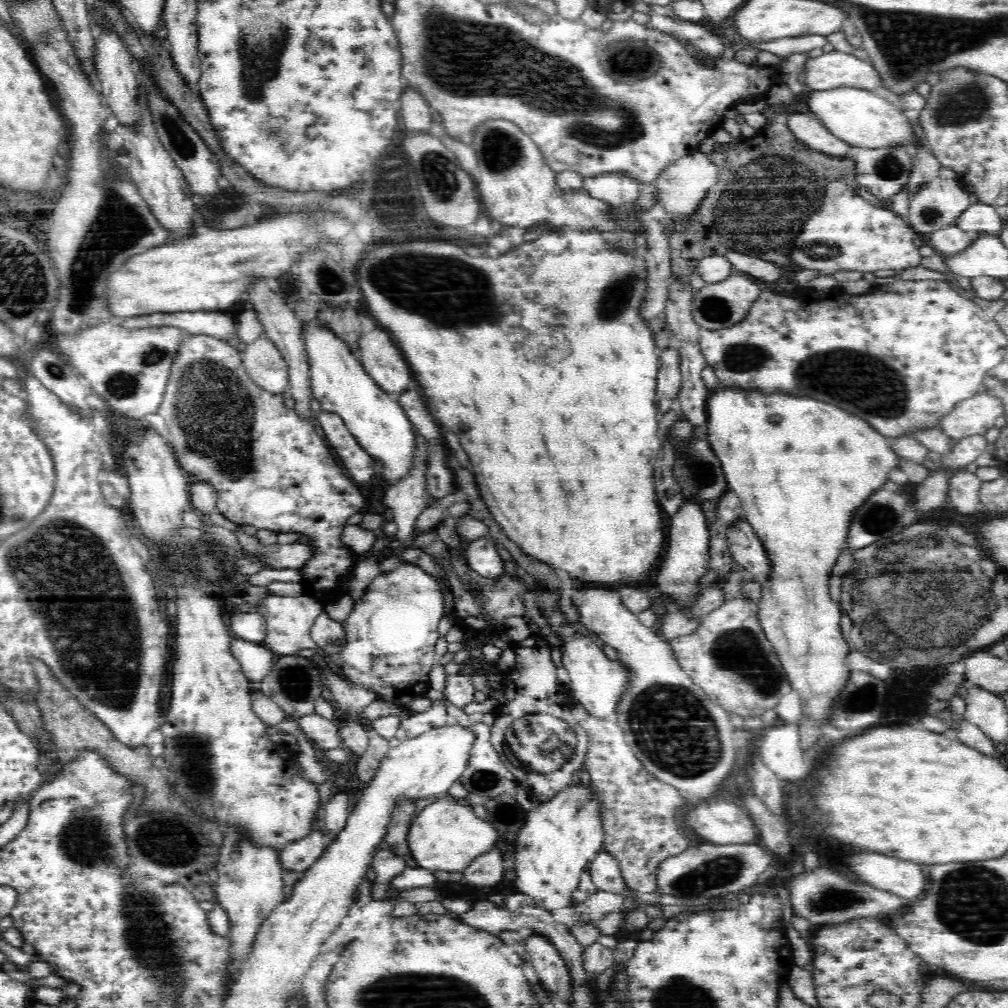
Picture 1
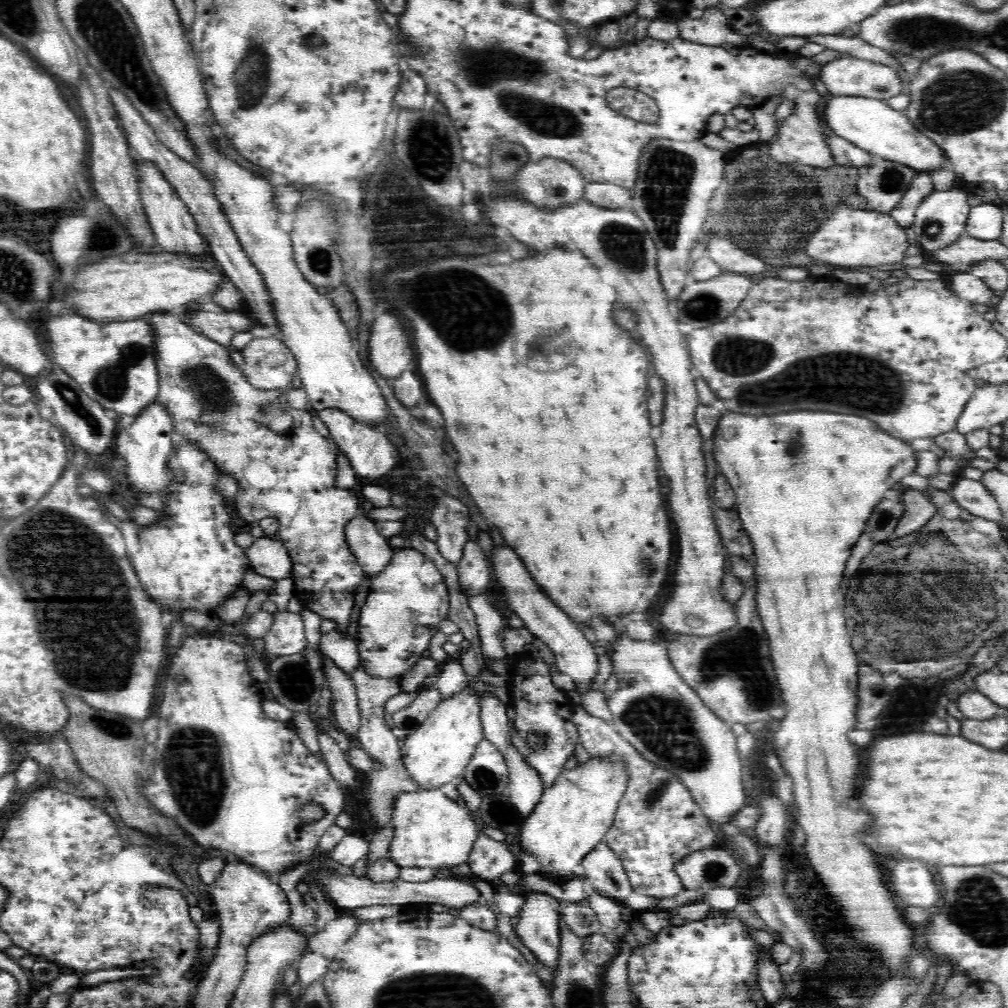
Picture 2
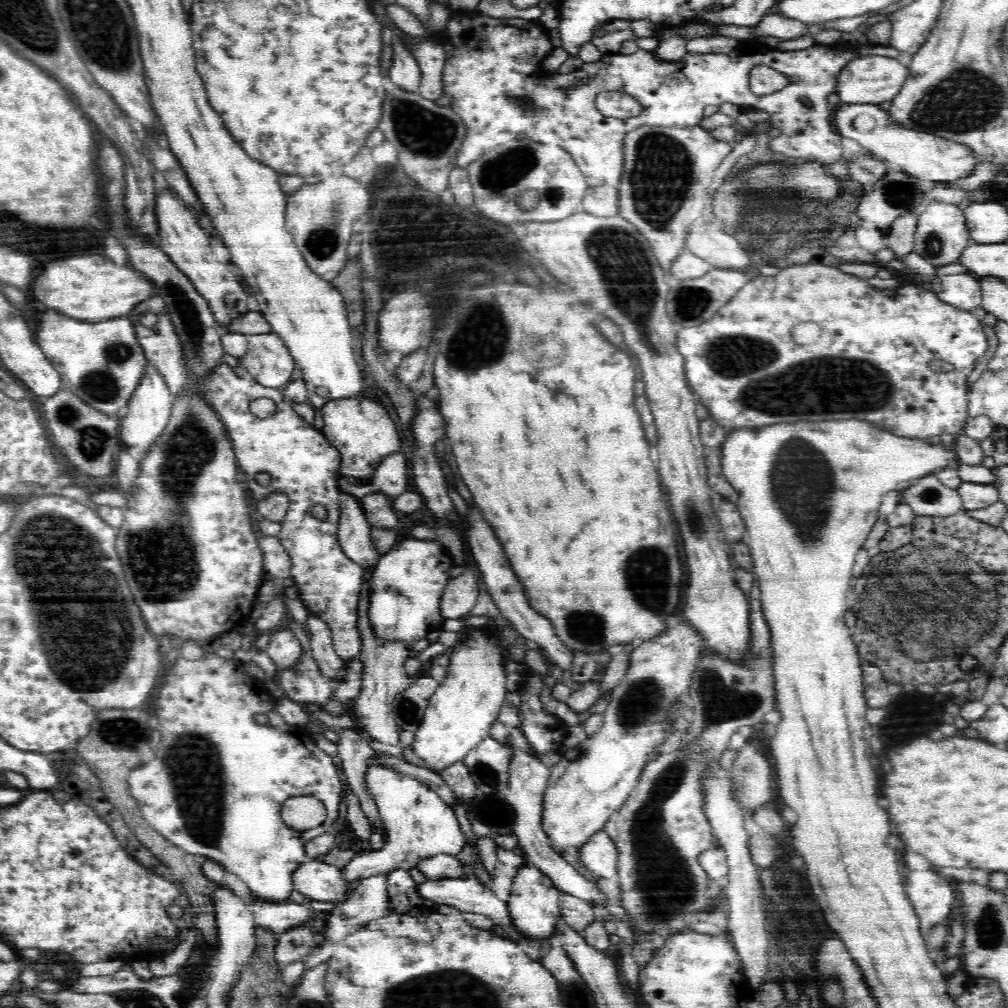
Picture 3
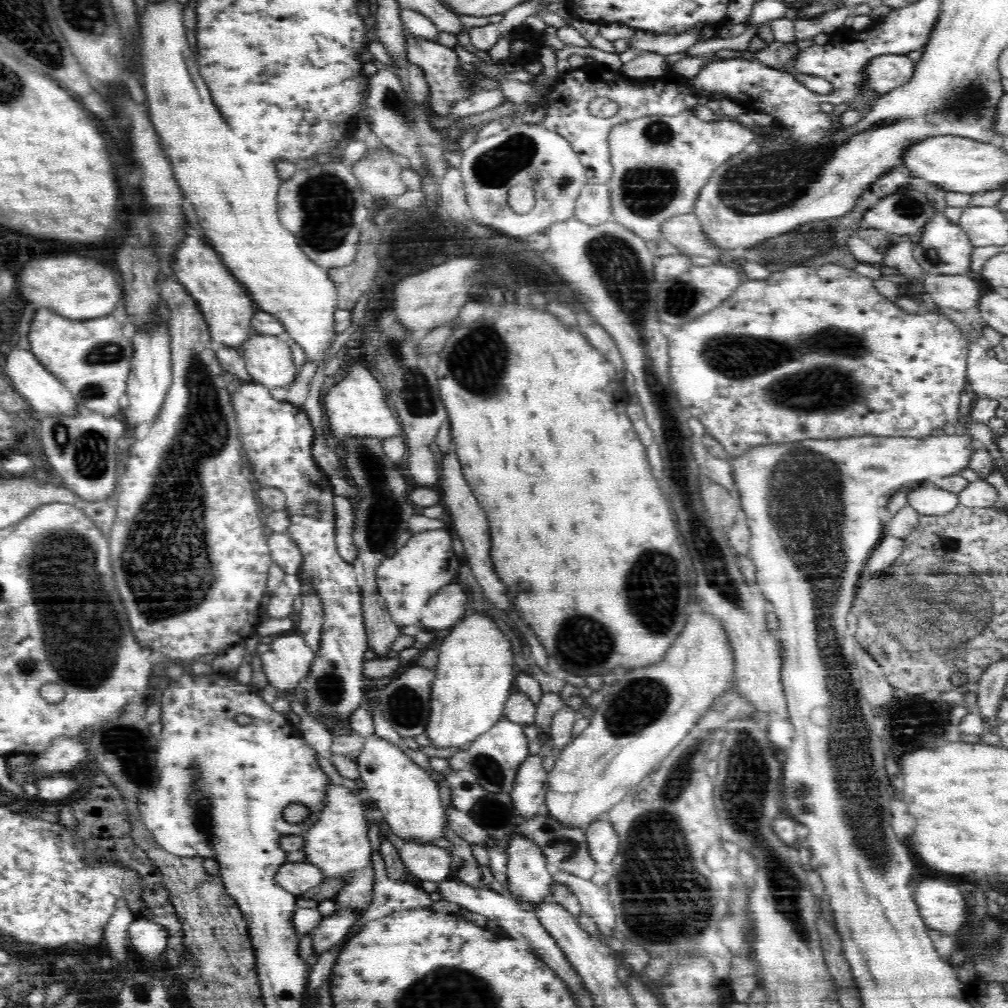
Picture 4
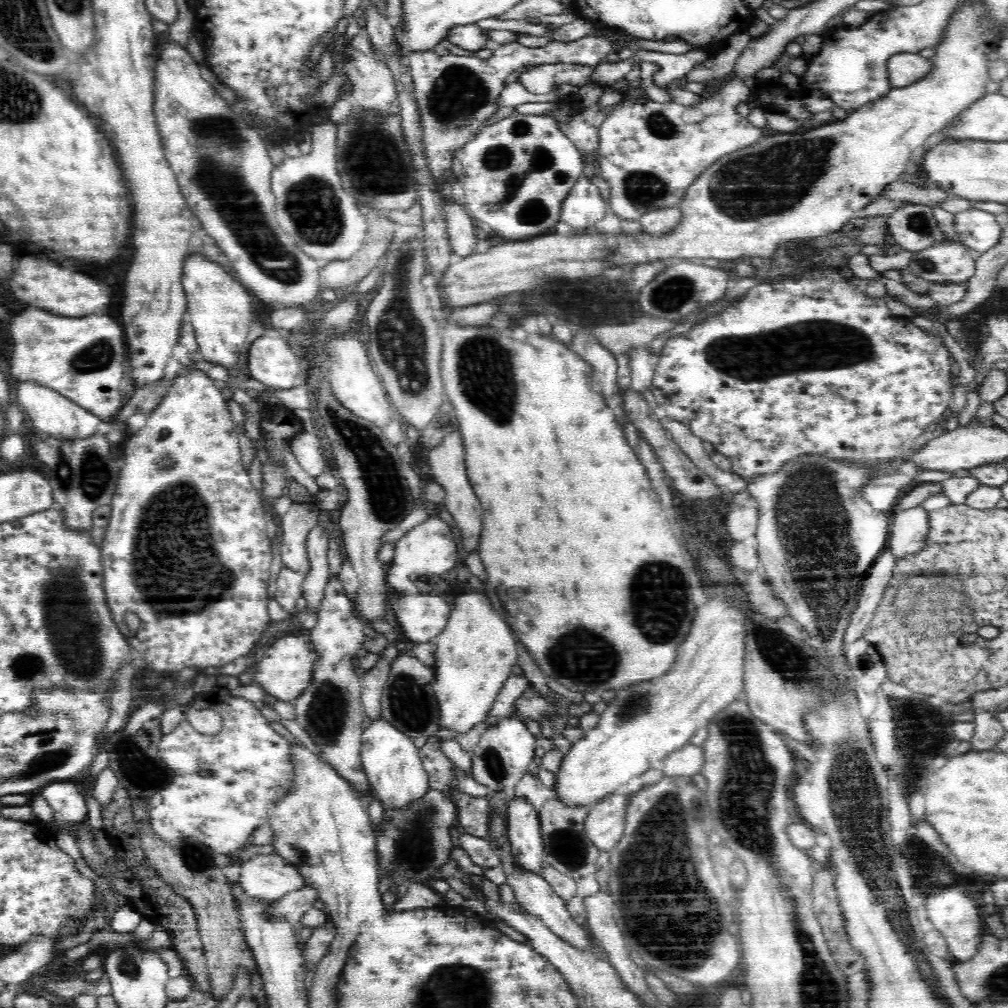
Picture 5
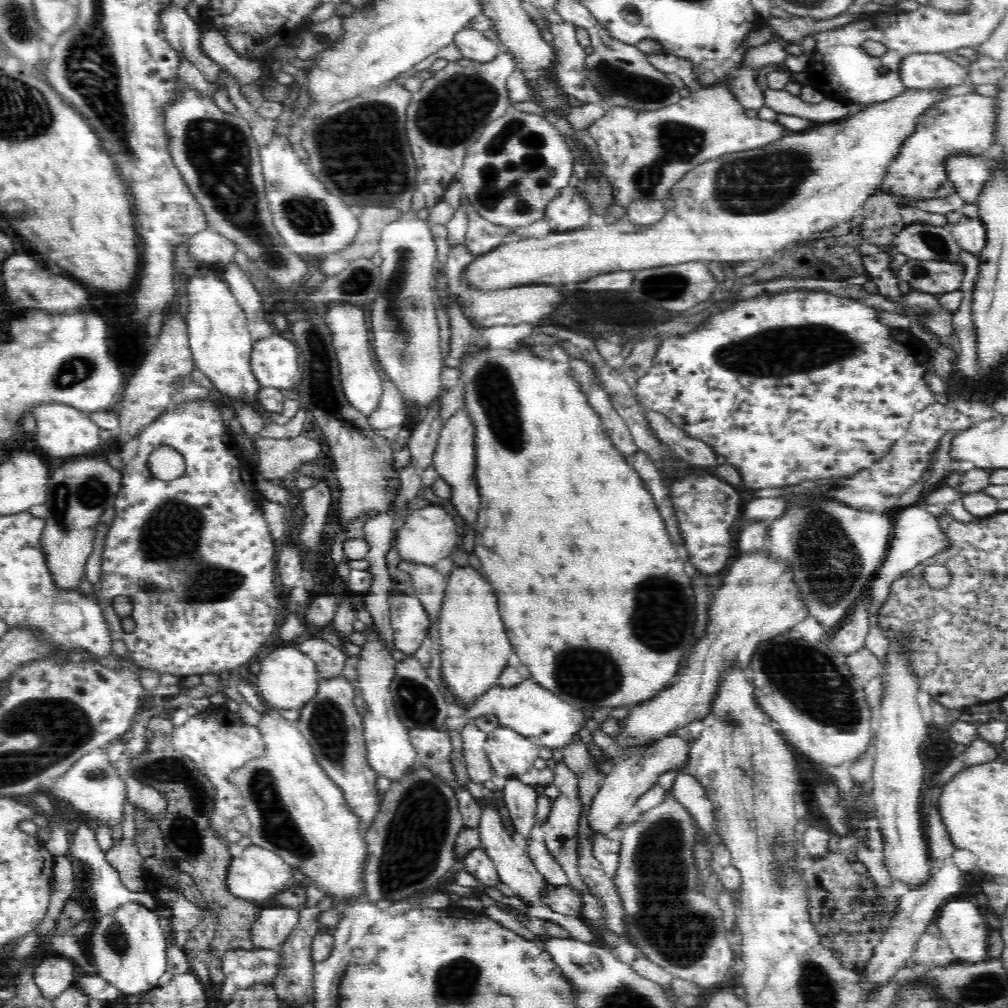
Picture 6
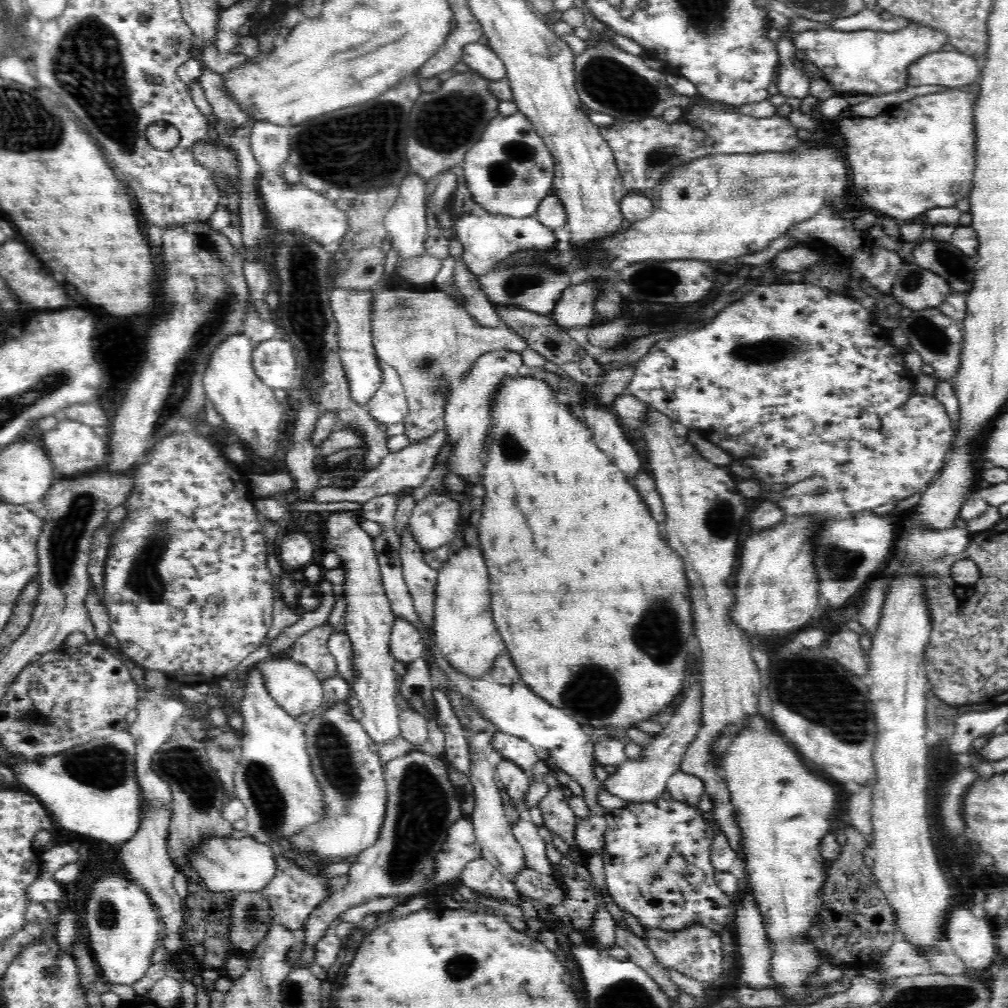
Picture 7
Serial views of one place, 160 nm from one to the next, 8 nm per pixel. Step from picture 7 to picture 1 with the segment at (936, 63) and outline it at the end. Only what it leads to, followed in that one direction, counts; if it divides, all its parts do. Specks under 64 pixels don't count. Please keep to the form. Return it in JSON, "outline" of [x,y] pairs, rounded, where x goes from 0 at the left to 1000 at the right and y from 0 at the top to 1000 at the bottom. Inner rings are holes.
{"outline":[[[829,50],[803,58],[799,69],[799,83],[810,90],[836,87],[875,92],[878,87],[864,62]]]}

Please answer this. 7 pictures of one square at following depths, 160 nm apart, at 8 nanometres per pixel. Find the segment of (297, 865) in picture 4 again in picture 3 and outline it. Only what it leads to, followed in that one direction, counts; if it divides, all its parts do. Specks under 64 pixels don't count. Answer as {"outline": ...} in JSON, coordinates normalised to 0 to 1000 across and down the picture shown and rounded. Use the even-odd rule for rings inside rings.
{"outline":[[[315,852],[306,853],[294,860],[289,873],[296,885],[317,895],[339,896],[350,883],[339,873],[339,863]]]}

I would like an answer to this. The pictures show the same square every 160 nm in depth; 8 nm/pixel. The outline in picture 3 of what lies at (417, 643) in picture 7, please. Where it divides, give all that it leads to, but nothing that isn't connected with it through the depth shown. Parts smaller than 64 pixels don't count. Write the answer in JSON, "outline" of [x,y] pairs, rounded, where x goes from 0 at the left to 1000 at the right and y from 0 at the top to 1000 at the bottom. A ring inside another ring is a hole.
{"outline":[[[461,563],[460,567],[453,572],[448,572],[440,583],[437,593],[437,611],[456,614],[463,610],[474,597],[476,585],[474,573],[466,563]]]}

